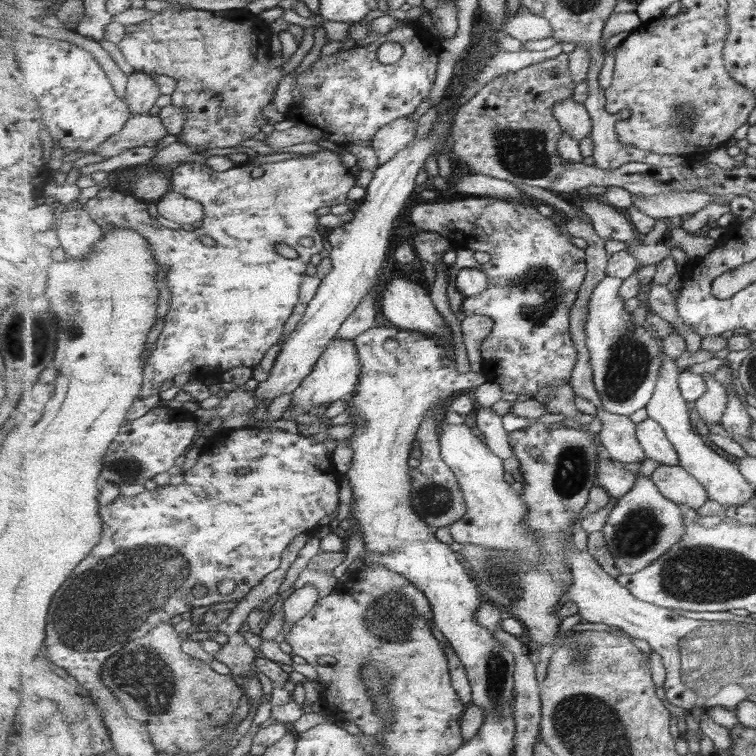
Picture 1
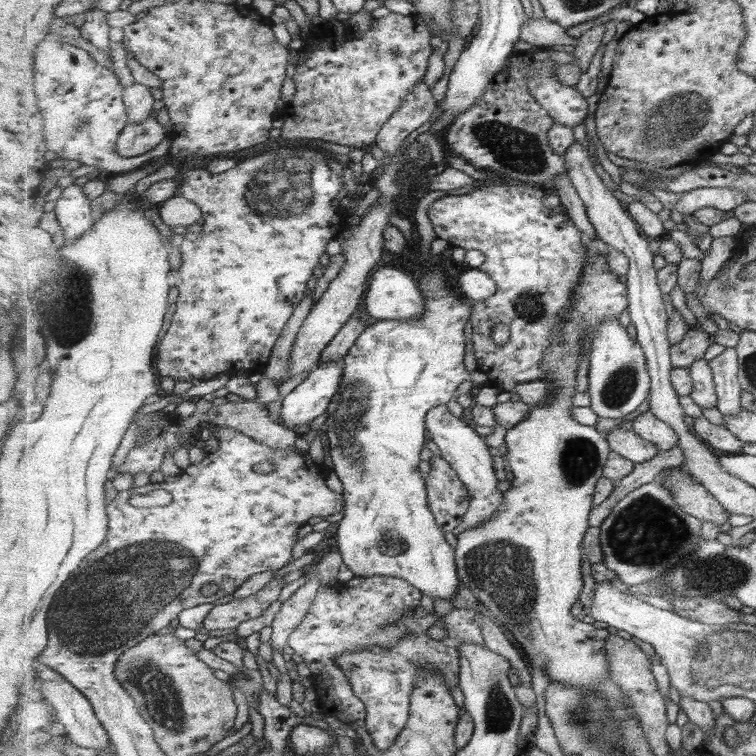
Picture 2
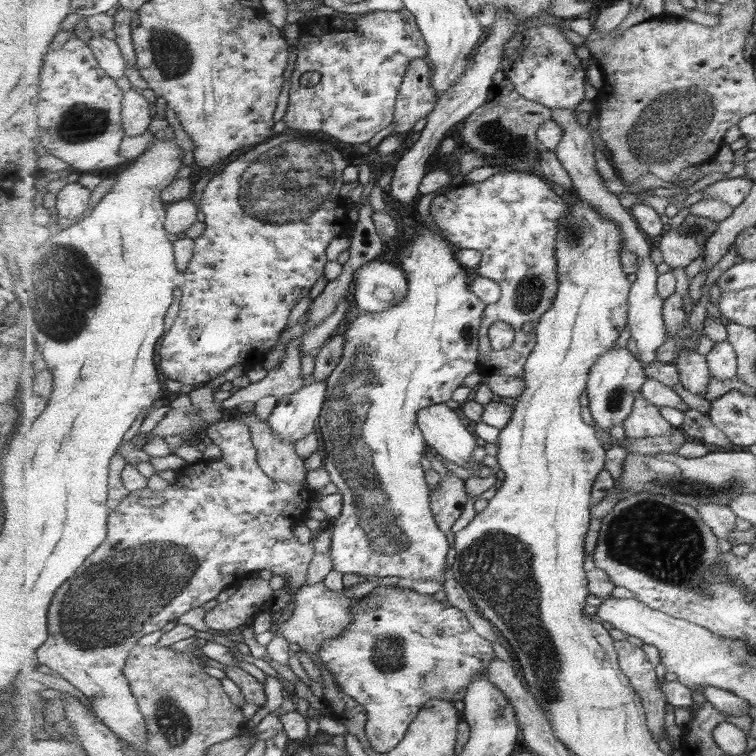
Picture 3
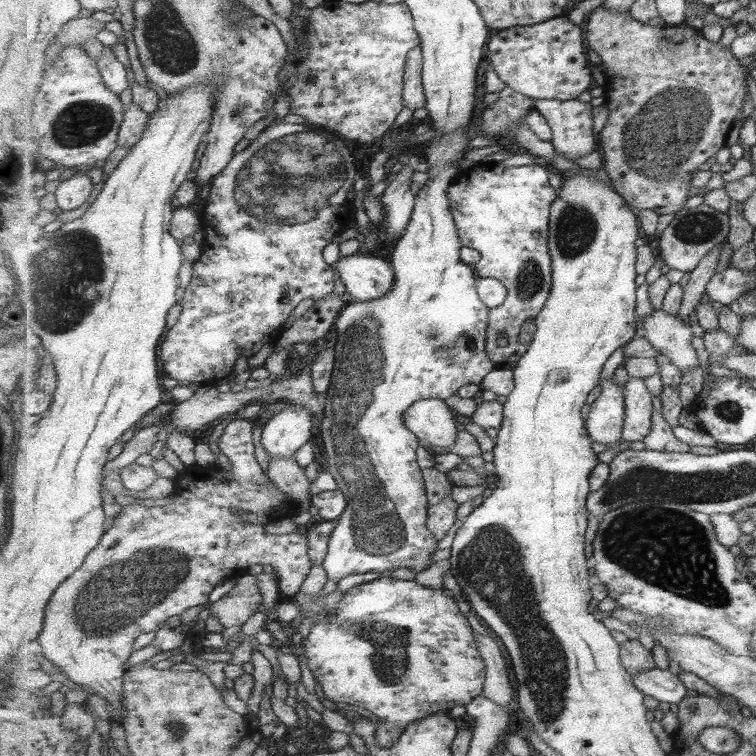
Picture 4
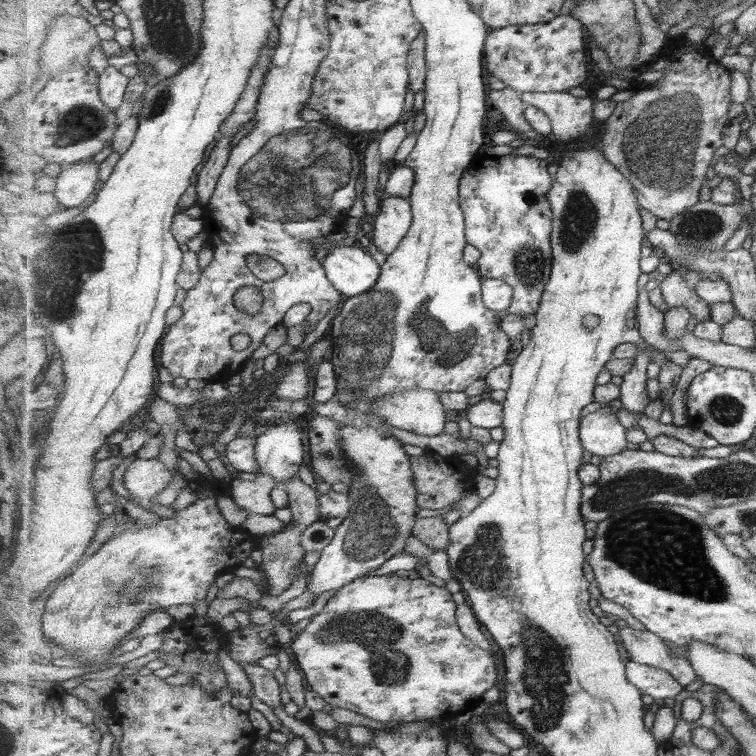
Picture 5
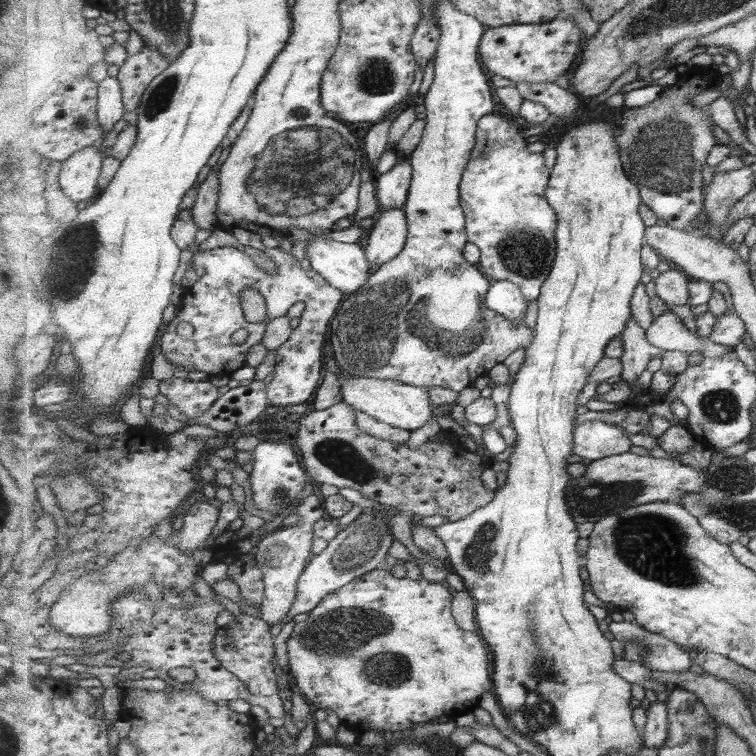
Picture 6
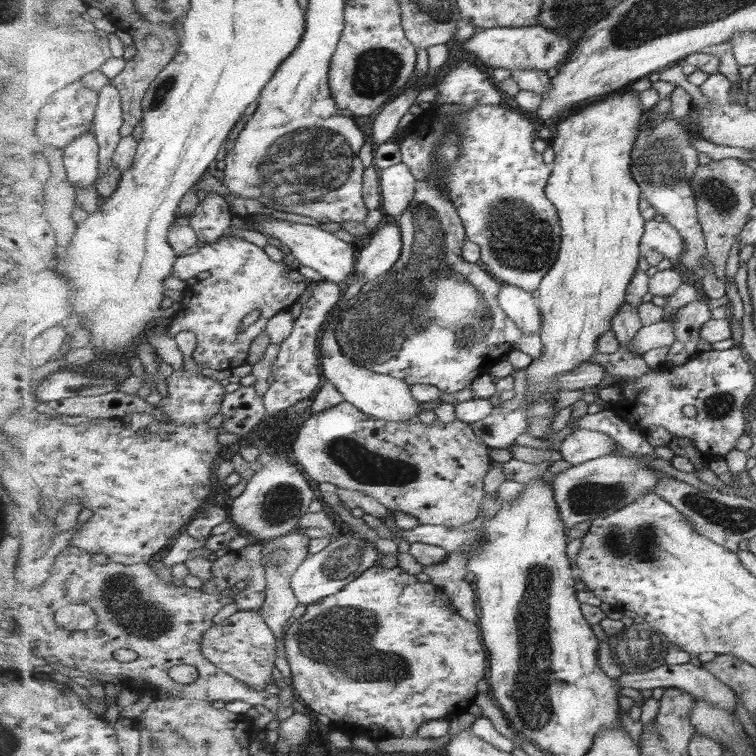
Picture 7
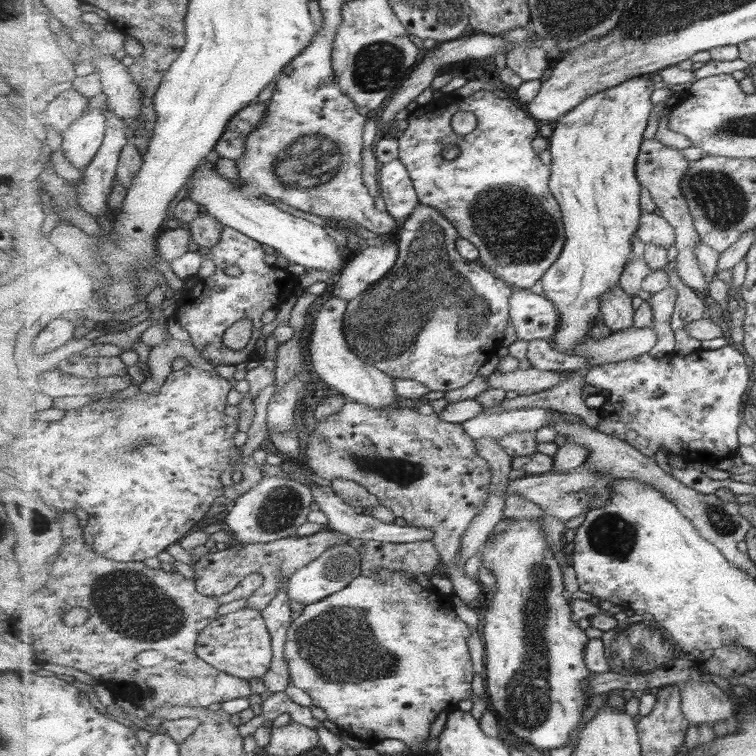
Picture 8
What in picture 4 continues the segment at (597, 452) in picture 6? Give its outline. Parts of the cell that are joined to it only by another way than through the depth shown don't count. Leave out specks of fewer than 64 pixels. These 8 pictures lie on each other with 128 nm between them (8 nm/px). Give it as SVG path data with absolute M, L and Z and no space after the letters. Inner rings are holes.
M613 375L600 381L601 393L591 404L587 414L586 426L589 437L596 443L617 448L622 438L626 420L624 386L613 382Z

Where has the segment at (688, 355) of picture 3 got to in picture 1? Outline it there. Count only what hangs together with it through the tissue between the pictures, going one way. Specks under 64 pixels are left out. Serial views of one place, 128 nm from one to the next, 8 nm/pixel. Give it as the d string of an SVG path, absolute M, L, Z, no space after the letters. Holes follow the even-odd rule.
M704 373L704 379L707 390L695 403L696 410L703 421L708 424L721 425L730 396L728 396L727 388L715 380L715 376Z

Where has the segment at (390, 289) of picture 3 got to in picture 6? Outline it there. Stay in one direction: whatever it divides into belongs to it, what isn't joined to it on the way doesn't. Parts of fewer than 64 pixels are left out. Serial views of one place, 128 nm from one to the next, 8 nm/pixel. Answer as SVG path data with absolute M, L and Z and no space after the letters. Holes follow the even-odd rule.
M316 233L316 237L307 241L306 256L310 261L310 268L319 272L325 280L328 280L335 288L339 288L345 294L353 294L365 286L371 276L371 264L367 258L366 249L359 243L349 244L339 242L334 238L325 236L324 233Z

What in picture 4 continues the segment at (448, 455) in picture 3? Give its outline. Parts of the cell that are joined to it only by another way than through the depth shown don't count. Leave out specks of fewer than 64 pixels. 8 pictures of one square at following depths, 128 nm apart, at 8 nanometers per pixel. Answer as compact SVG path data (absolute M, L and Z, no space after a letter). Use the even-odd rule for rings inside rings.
M431 397L418 400L407 409L405 423L409 431L419 437L420 442L449 450L457 444L460 434L455 413L443 399Z

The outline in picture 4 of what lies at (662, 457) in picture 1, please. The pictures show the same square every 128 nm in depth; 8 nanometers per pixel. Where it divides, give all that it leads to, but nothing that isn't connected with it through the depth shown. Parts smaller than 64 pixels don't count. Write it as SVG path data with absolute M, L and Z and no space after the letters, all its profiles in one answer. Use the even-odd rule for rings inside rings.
M629 377L624 386L626 420L622 438L625 441L642 441L651 432L651 416L653 416L653 393L646 380Z

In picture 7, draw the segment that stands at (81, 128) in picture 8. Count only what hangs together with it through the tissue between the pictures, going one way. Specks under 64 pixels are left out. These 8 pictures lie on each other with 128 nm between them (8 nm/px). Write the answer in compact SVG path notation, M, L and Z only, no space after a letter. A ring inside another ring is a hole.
M93 131L77 137L58 157L66 168L67 178L75 186L95 185L100 174L100 144Z

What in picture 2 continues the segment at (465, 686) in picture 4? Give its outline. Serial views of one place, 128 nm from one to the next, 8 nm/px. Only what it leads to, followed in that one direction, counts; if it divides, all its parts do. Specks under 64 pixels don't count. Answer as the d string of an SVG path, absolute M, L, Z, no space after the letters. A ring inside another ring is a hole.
M419 608L417 613L402 618L396 624L400 628L406 628L408 633L395 641L390 649L373 645L370 649L341 653L334 660L347 675L355 695L366 704L366 730L371 733L375 746L379 750L389 750L394 746L399 734L407 726L411 714L411 693L422 680L420 670L426 662L442 672L446 685L451 689L458 686L462 670L460 644L464 640L472 640L486 646L482 633L481 611L453 608L442 618L447 630L447 638L442 641L435 640L427 634L427 630L440 620L439 614L428 614Z

